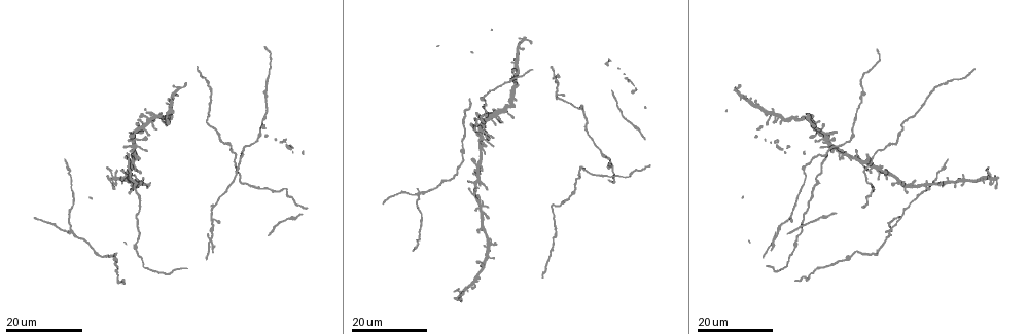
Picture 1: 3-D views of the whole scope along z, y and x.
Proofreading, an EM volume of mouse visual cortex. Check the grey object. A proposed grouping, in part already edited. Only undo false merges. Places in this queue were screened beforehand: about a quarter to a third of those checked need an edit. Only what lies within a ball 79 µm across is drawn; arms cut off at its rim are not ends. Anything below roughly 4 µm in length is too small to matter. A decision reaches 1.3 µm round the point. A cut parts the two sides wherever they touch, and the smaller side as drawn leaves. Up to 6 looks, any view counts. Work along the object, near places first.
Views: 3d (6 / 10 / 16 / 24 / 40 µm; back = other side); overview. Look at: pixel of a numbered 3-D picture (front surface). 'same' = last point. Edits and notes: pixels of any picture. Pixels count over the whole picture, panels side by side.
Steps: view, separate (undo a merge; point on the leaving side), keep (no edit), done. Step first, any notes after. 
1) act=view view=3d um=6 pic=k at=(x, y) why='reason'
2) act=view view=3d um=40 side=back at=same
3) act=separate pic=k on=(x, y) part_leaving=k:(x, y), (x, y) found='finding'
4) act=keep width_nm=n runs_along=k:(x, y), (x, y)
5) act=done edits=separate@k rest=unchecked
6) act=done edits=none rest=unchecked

act=view view=3d um=24 pic=1 at=(133, 152) why='sudden change in width'

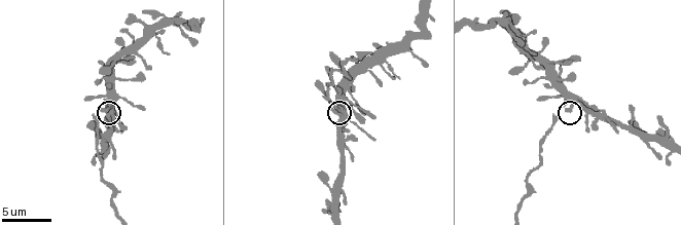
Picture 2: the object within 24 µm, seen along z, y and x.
act=view view=3d um=6 pic=2 at=(104, 111) why='zoom in'

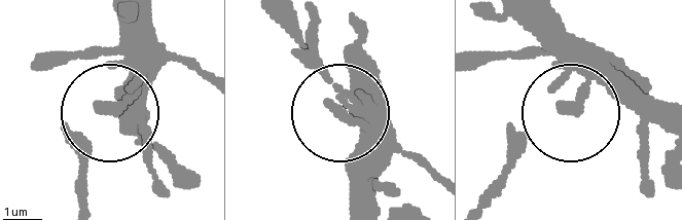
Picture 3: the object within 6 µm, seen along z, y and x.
act=keep found='all the same neuron'

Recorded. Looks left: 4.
act=view view=3d um=16 pic=1 at=(419, 193) why='four arms meet'

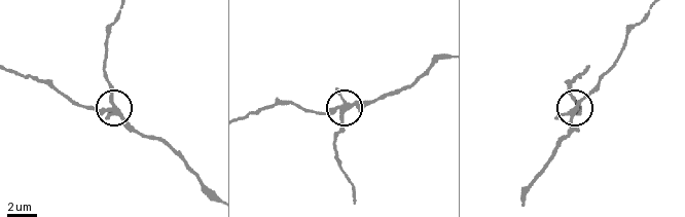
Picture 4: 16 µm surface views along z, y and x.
act=view view=3d um=6 pic=4 at=(576, 105)

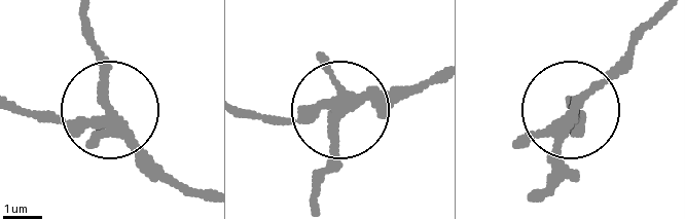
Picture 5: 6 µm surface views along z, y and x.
act=keep side_arm_um=12 runs_along=5:(438, 84), (281, 123), (242, 113) found='one neuron here'

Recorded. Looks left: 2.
act=view view=3d um=16 pic=1 at=(773, 239) why='four or more arms meet'

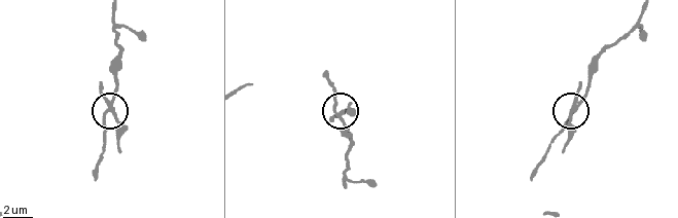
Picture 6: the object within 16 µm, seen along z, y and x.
act=view view=3d um=6 pic=6 at=(112, 108)

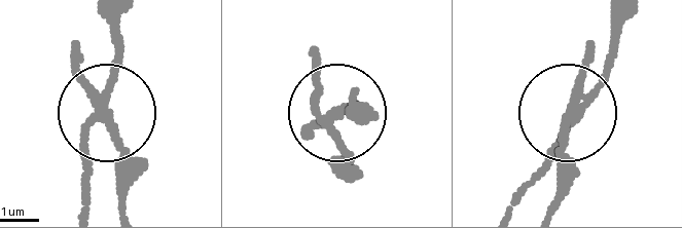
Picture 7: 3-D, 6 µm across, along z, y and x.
act=separate pic=7 on=(121, 159) part_leaving=7:(100, 106), (122, 211) found='two neurons meet here'

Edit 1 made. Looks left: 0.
act=done edits=separate@7 rest=unchecked

